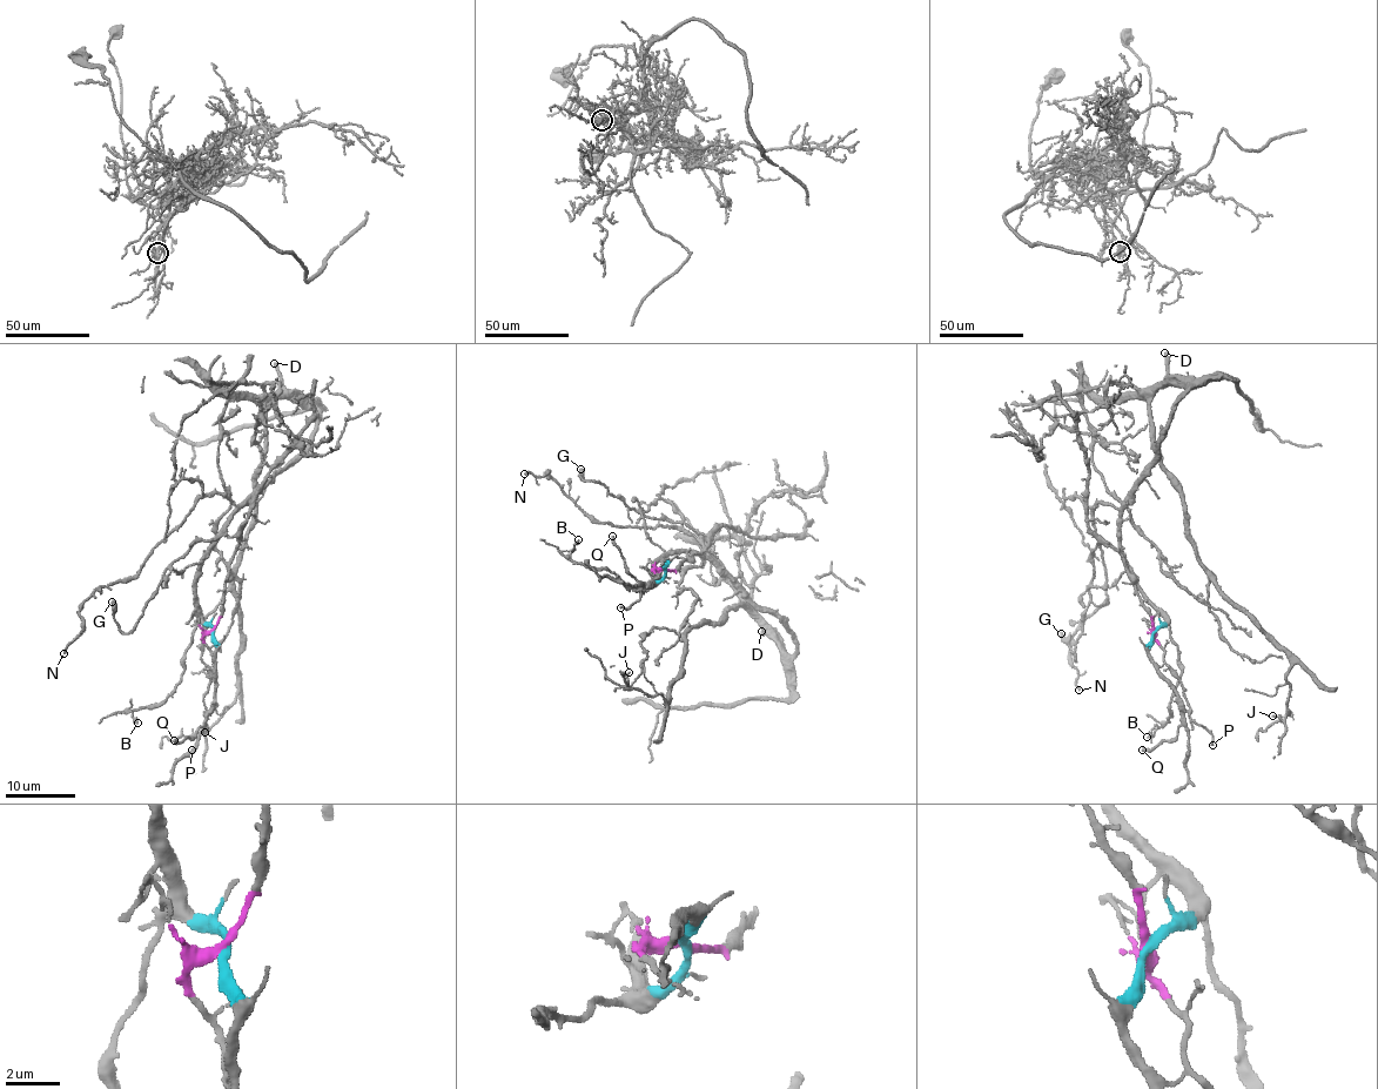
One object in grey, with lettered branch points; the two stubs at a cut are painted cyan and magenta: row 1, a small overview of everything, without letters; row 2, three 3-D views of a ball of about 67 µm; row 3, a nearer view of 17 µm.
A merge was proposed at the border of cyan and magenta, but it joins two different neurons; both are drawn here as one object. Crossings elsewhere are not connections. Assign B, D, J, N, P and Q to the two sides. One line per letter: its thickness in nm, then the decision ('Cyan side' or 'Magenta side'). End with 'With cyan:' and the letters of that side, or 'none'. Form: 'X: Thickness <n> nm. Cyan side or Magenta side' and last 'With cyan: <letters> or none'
B: Thickness 170 nm. Cyan side
D: Thickness 420 nm. Cyan side
J: Thickness 150 nm. Cyan side
N: Thickness 170 nm. Cyan side
P: Thickness 140 nm. Magenta side
Q: Thickness 280 nm. Cyan side
With cyan: B, D, J, N, Q

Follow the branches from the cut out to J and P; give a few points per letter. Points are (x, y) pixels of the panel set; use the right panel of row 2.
J: (1154, 632), (1164, 613), (1118, 512), (1177, 383), (1150, 404), (1151, 449), (1204, 570), (1290, 661), (1271, 717)
P: (1154, 632), (1164, 651), (1164, 664), (1185, 696), (1190, 718), (1212, 735), (1214, 745)

